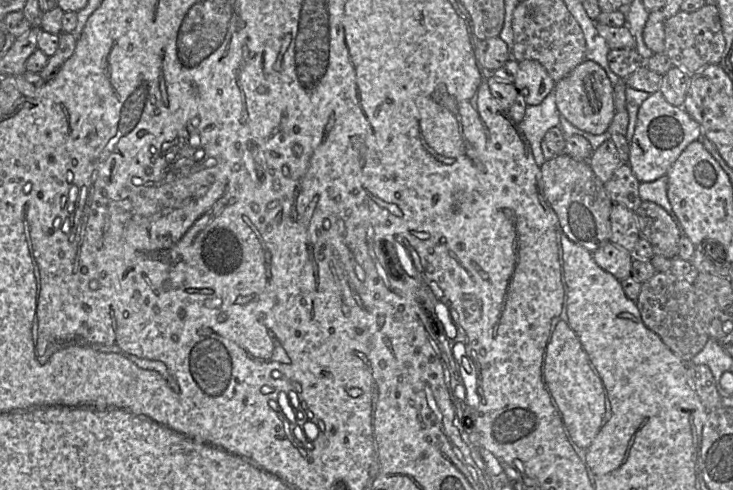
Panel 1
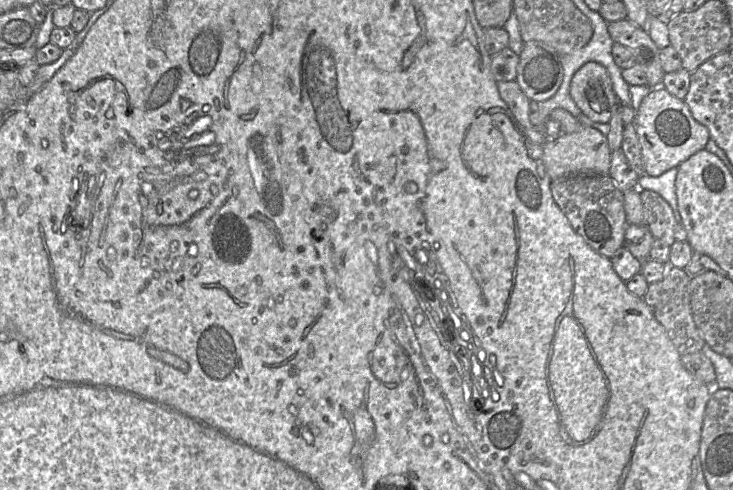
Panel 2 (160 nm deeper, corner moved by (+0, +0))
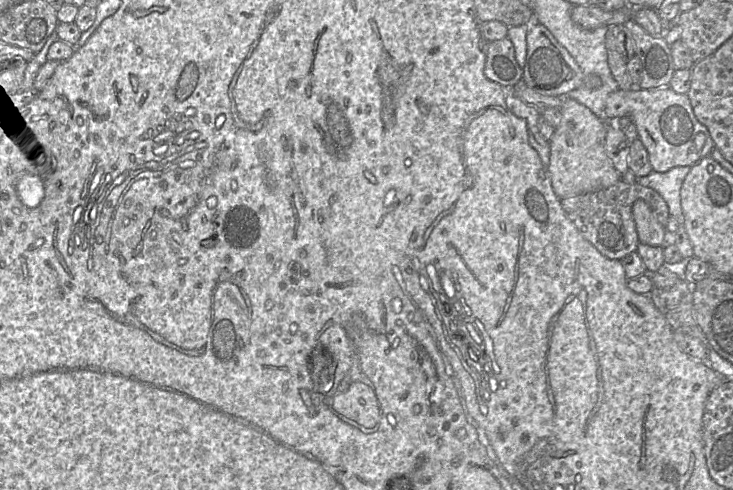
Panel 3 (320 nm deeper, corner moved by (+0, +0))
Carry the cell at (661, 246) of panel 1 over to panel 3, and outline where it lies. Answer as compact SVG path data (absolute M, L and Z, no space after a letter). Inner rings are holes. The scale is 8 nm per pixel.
M620 179L606 189L561 199L561 205L584 239L605 257L620 260L636 251L640 243L632 214L632 206L638 199L648 203L658 222L665 227L670 216L665 200L652 188L637 182L628 184Z

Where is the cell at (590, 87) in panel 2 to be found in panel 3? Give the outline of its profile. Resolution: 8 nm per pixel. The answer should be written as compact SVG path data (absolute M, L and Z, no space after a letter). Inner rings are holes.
M632 86L631 90L612 92L606 99L605 114L608 118L626 116L631 119L655 172L666 172L677 166L693 166L710 156L715 147L708 129L696 119L688 96L675 92L670 86L652 89Z

